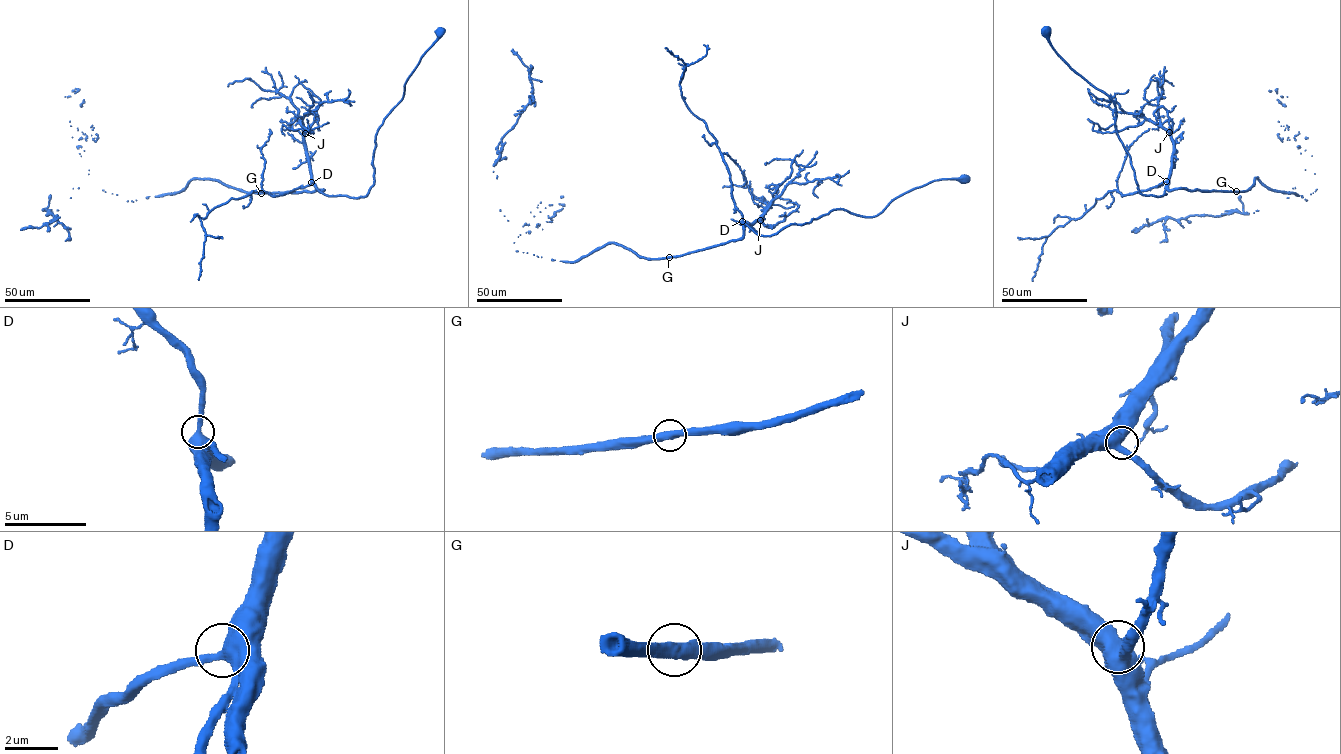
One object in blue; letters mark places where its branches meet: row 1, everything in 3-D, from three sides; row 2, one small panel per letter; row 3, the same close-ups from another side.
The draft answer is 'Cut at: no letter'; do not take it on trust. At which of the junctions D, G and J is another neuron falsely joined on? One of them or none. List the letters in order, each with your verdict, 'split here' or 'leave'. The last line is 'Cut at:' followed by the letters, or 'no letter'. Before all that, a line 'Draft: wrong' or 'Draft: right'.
Draft: right
D: leave
G: leave
J: leave
Cut at: no letter

